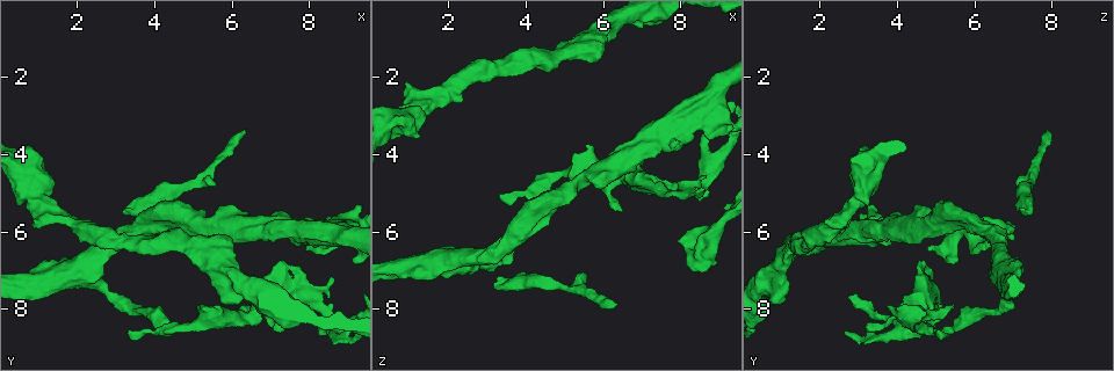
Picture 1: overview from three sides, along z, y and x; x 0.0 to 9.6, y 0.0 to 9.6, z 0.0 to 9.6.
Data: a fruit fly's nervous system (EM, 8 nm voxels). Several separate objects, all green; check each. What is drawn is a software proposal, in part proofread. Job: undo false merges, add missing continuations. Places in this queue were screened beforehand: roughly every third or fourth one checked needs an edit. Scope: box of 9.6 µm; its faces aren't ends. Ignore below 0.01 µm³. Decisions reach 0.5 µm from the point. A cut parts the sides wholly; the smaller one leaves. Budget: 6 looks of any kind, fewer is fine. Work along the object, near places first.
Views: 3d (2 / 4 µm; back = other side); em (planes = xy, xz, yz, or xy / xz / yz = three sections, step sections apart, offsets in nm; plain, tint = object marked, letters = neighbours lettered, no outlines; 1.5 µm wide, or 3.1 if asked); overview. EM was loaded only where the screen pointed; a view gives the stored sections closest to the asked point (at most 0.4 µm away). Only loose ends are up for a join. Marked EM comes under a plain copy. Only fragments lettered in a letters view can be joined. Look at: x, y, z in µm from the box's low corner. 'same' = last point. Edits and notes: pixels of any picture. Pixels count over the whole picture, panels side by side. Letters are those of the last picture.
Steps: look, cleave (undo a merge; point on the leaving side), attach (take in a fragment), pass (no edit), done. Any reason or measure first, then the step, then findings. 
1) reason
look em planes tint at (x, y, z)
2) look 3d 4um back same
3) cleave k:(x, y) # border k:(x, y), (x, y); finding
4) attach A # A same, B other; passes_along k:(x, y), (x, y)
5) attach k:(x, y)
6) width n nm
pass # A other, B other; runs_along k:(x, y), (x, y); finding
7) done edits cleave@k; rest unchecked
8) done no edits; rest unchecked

abrupt turn
look 3d 2um at (0.75, 7.15, 7.00)

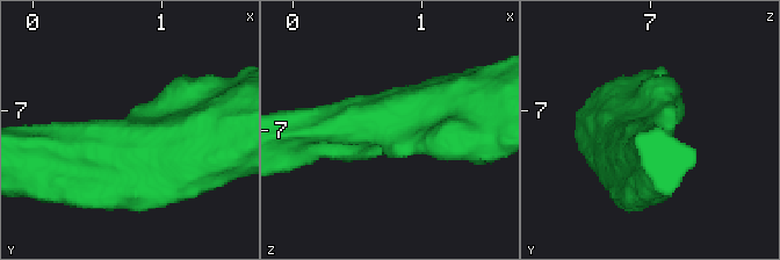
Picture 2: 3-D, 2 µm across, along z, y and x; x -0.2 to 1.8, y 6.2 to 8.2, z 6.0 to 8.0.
look em xz step 4 letters at (0.78, 7.16, 6.94)

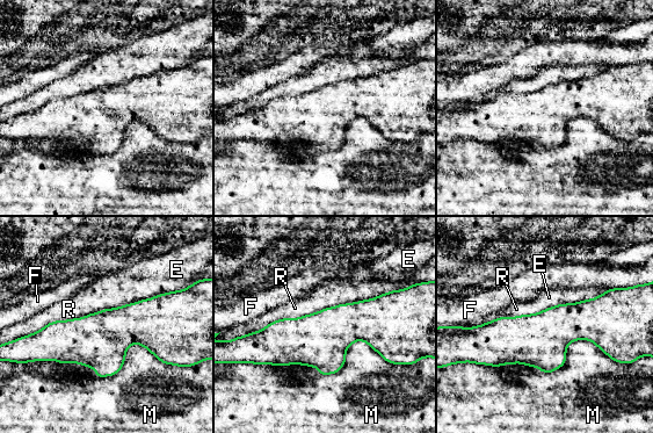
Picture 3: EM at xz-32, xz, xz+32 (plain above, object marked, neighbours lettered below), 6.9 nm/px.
pass # E other, F other, M other, R other; all the same neuron

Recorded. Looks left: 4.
branch stops here
look em xz step 4 tint at (6.30, 3.40, 7.90)

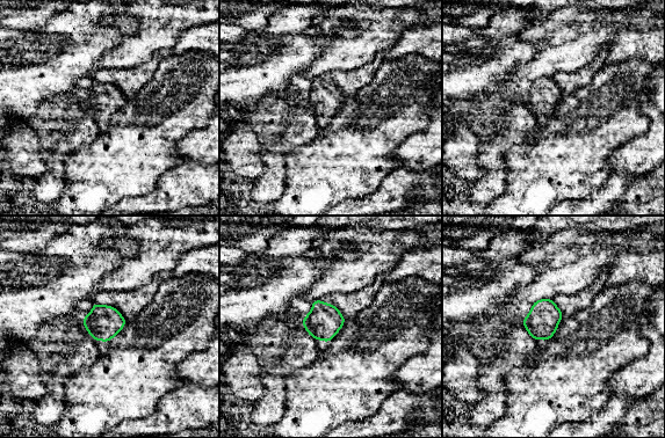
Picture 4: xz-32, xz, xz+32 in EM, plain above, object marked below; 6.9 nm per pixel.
what lies round it
look em xz step 4 letters same

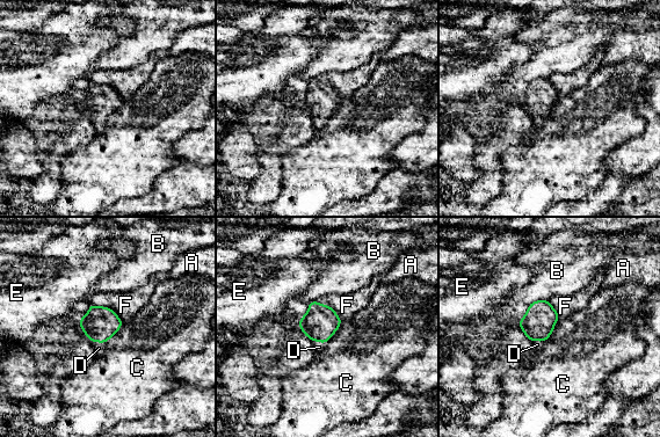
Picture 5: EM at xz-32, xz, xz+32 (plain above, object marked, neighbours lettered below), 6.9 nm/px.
attach D # A other, B other, C other, D same, E other, F other; passes_along 5:(100, 323), (98, 341), (99, 348); the neuron continues

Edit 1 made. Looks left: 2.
done edits attach@5; rest unchecked

